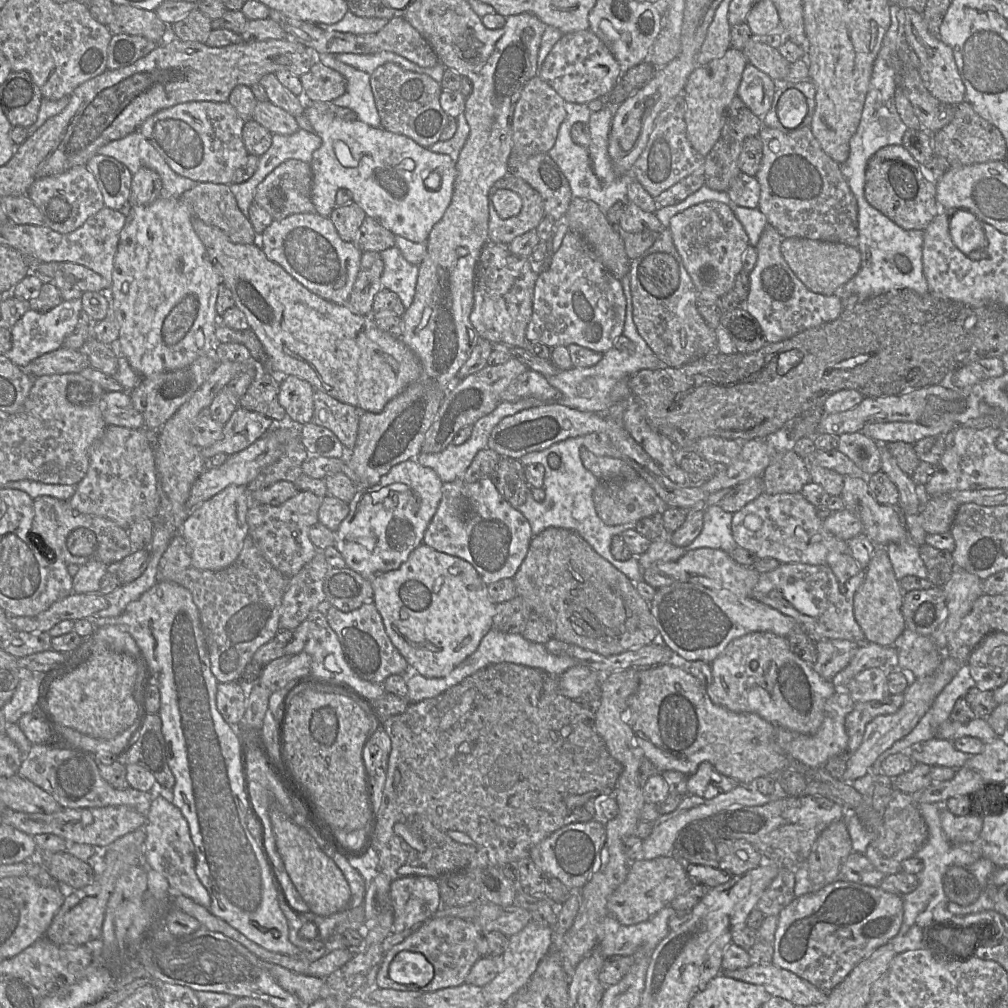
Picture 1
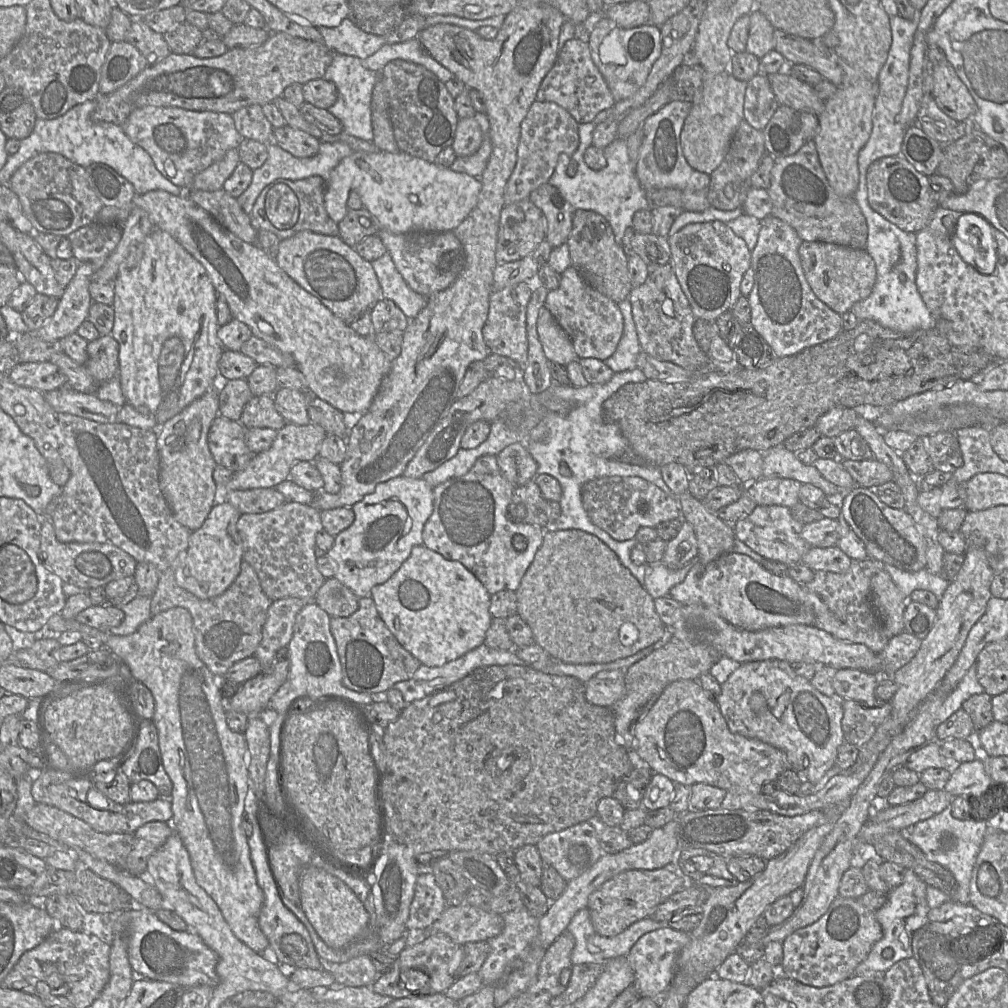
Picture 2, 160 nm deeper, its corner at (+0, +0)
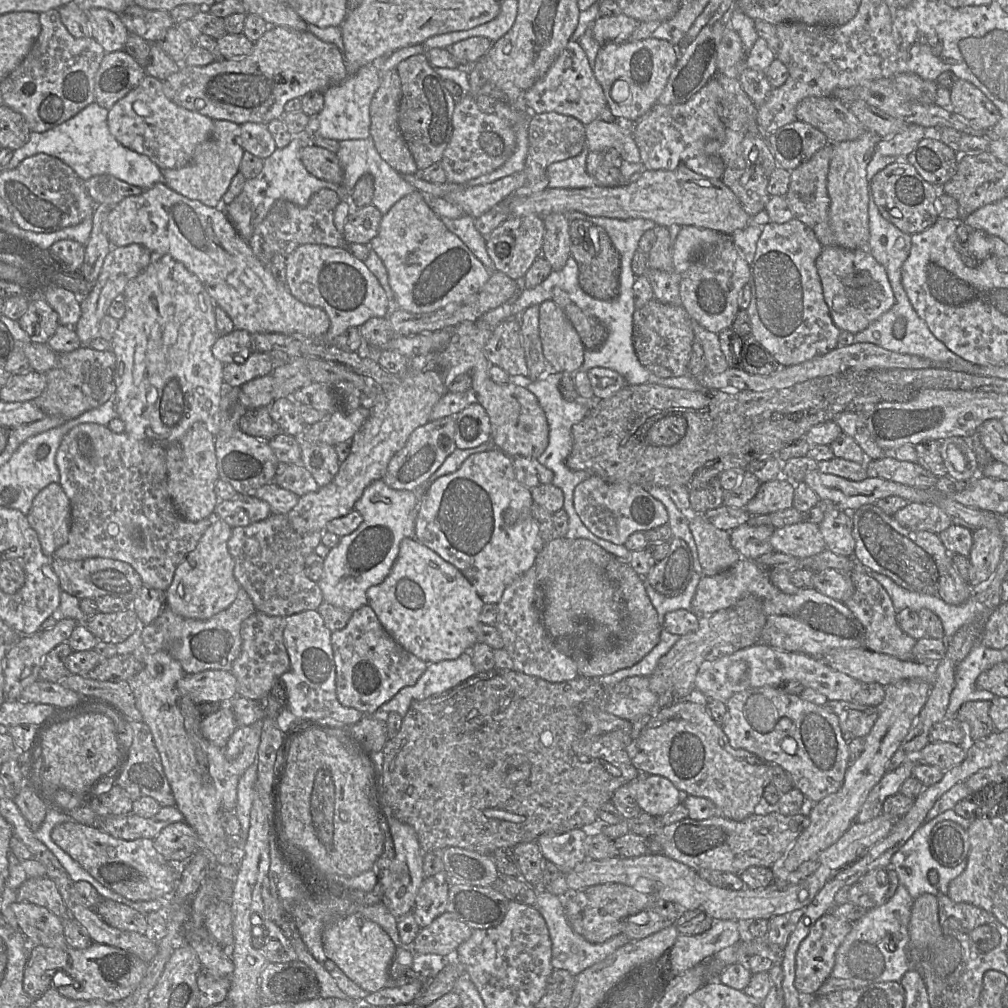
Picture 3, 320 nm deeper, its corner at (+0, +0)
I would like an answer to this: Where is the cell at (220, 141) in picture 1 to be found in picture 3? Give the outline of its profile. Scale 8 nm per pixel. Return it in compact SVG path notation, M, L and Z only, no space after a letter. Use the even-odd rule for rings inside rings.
M149 75L108 112L111 134L125 147L148 156L161 170L188 164L196 148L210 137L213 126L214 120L208 116L172 102L164 94L163 82Z

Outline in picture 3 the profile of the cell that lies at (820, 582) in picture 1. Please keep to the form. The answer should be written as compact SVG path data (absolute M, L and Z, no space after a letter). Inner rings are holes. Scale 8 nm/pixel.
M856 561L848 575L854 586L854 593L844 604L864 626L866 648L900 660L915 661L913 659L913 647L917 640L910 637L900 628L897 622L897 611L887 591Z

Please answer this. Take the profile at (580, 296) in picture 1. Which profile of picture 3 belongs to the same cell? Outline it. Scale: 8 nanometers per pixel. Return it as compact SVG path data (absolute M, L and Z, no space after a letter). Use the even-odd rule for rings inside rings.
M570 303L563 311L577 331L586 350L599 348L606 340L607 329L596 318Z

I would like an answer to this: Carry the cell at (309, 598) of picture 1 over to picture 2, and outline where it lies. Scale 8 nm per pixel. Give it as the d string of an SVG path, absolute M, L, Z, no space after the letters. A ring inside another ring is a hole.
M284 598L272 602L268 609L267 619L262 629L262 639L256 649L254 656L257 658L262 667L262 672L270 671L276 661L277 652L288 647L292 636L293 628L298 613L311 601L301 598Z

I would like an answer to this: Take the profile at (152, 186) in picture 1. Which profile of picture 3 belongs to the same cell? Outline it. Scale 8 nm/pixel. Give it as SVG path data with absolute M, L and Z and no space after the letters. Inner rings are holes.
M138 243L111 247L97 280L91 286L89 292L80 298L81 316L75 325L75 331L82 345L89 345L91 340L100 336L100 321L108 313L112 301L117 296L123 295L127 283L144 271L154 260L154 256L152 251Z

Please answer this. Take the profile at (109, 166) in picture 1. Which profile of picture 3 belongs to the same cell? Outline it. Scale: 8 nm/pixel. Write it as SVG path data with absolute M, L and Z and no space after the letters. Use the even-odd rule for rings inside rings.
M110 174L95 175L85 180L86 190L97 204L115 206L128 196L141 194L144 189Z

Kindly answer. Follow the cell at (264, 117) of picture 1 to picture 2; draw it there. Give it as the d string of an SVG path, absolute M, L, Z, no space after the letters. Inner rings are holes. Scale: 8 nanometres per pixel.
M273 127L273 142L297 158L309 158L318 153L321 141L308 133L291 127Z

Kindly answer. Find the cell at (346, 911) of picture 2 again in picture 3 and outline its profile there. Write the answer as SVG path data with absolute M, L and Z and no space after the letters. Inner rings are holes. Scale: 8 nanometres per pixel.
M349 915L330 924L323 933L322 942L327 958L332 960L351 981L369 994L385 987L399 987L414 982L413 977L390 978L389 967L393 962L397 947L377 923L360 915Z

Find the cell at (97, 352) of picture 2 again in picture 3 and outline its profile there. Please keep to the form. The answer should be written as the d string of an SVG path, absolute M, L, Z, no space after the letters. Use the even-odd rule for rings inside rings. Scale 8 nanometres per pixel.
M88 345L68 353L58 353L57 364L45 373L46 387L42 394L33 400L46 414L70 420L104 404L114 397L116 356L112 350L98 351Z

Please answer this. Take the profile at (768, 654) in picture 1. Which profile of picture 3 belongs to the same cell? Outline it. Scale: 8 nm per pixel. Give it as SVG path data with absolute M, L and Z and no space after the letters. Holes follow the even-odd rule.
M780 687L751 688L731 696L725 703L726 714L722 724L730 746L744 749L765 763L780 766L790 777L793 787L800 790L809 805L837 792L850 765L847 741L843 738L838 716L827 705L819 706L801 699L799 695L783 692Z

